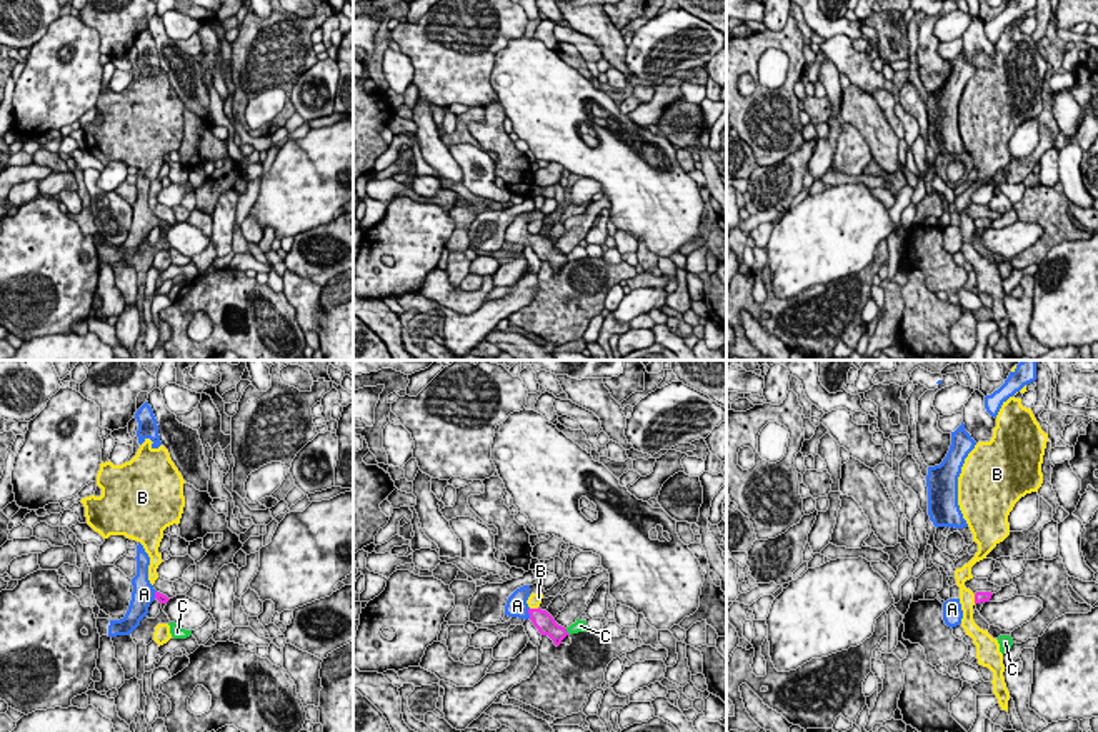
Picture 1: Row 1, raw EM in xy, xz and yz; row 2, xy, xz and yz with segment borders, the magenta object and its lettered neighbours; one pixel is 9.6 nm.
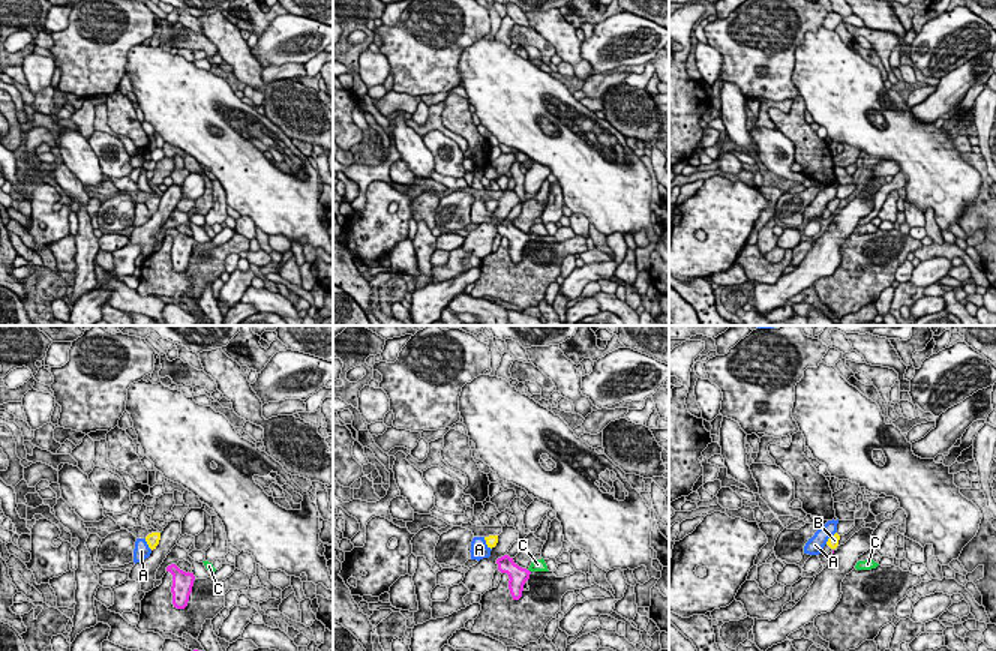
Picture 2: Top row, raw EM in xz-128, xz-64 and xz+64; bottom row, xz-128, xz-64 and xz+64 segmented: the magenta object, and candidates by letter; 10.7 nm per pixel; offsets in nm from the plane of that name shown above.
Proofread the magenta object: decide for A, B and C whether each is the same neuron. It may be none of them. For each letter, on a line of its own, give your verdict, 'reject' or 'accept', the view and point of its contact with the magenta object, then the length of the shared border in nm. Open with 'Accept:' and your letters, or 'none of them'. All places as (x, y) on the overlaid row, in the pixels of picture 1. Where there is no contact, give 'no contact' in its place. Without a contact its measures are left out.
Accept: A
A: accept | xz (529, 612) | 110 nm
B: reject | xz (534, 609) | 100 nm
C: reject | xz (567, 632) | 80 nm

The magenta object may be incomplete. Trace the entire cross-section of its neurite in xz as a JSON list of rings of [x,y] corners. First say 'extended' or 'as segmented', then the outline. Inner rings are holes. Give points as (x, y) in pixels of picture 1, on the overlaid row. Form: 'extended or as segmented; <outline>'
extended; [[[530,585],[517,589],[507,600],[505,615],[530,619],[542,635],[548,635],[558,647],[561,640],[570,635],[565,627],[558,625],[555,619],[547,612],[538,609],[530,609],[527,600],[530,597]]]

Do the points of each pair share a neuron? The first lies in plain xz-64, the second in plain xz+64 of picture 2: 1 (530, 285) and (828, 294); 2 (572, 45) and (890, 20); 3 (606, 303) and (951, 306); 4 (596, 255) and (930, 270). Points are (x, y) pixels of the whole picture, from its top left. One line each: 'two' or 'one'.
1: one
2: one
3: one
4: two

